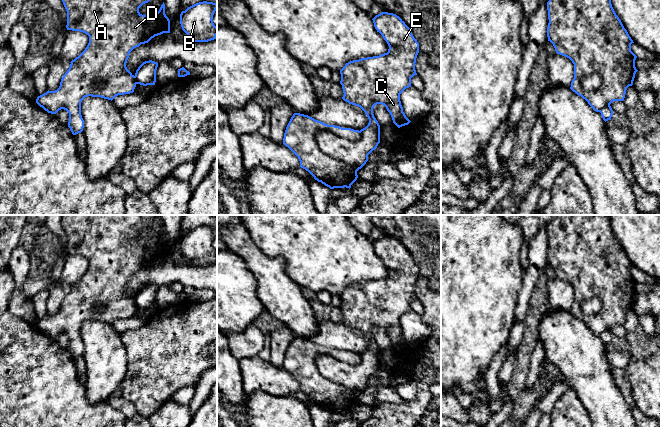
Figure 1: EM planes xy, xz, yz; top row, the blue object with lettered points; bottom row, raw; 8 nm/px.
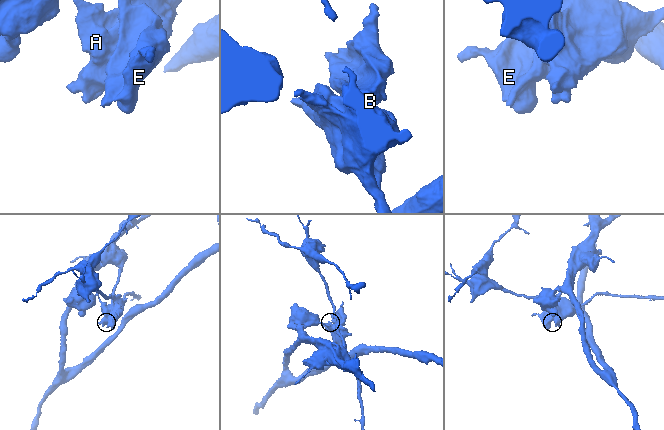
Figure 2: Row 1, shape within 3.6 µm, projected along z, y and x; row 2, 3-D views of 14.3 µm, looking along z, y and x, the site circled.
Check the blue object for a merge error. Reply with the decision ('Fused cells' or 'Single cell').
Fused cells

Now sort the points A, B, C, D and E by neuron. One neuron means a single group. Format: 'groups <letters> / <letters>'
groups A D / B C E

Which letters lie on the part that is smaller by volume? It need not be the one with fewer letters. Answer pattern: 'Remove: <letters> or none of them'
Remove: A, D

